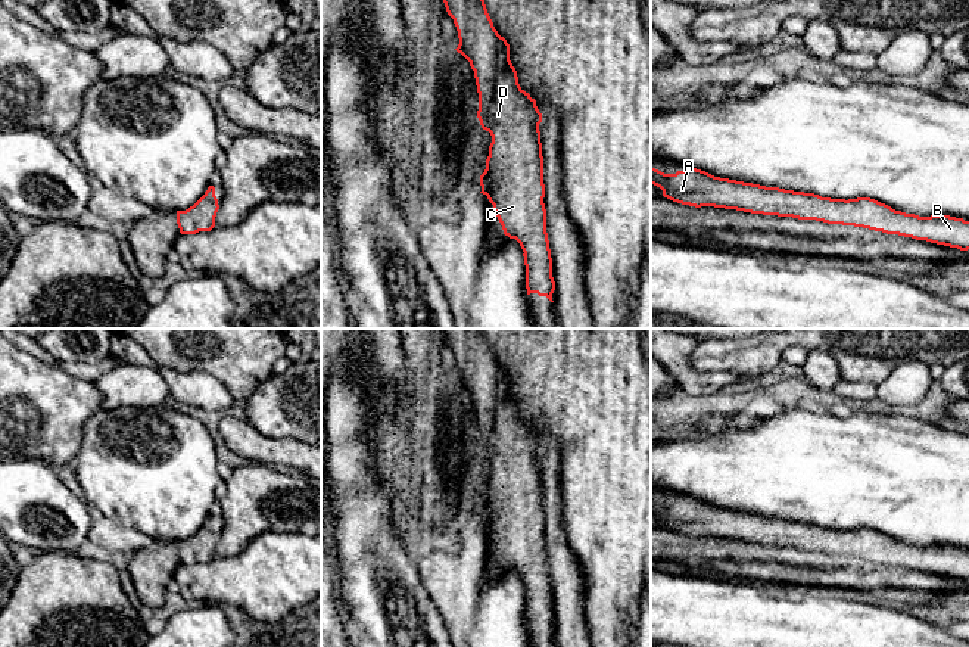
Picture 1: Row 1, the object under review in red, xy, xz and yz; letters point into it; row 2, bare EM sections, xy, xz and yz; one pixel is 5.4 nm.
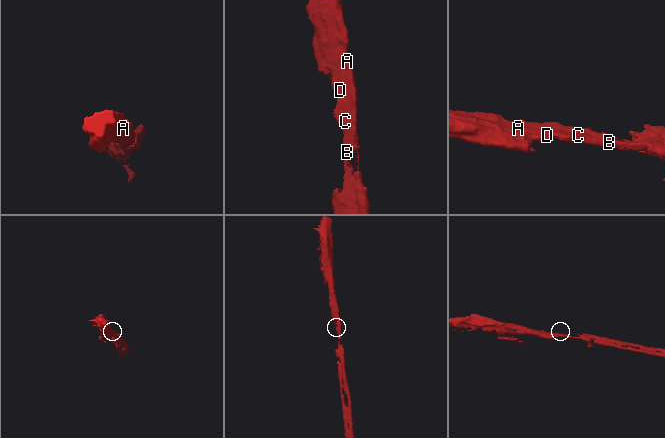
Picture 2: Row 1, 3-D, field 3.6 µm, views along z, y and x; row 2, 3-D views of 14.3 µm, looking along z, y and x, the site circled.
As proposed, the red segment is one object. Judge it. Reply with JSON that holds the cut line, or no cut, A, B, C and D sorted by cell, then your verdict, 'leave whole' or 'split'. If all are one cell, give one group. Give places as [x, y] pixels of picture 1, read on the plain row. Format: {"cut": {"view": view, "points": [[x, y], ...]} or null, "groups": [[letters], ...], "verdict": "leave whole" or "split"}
{"cut": null, "groups": [["A", "B", "C", "D"]], "verdict": "leave whole"}

